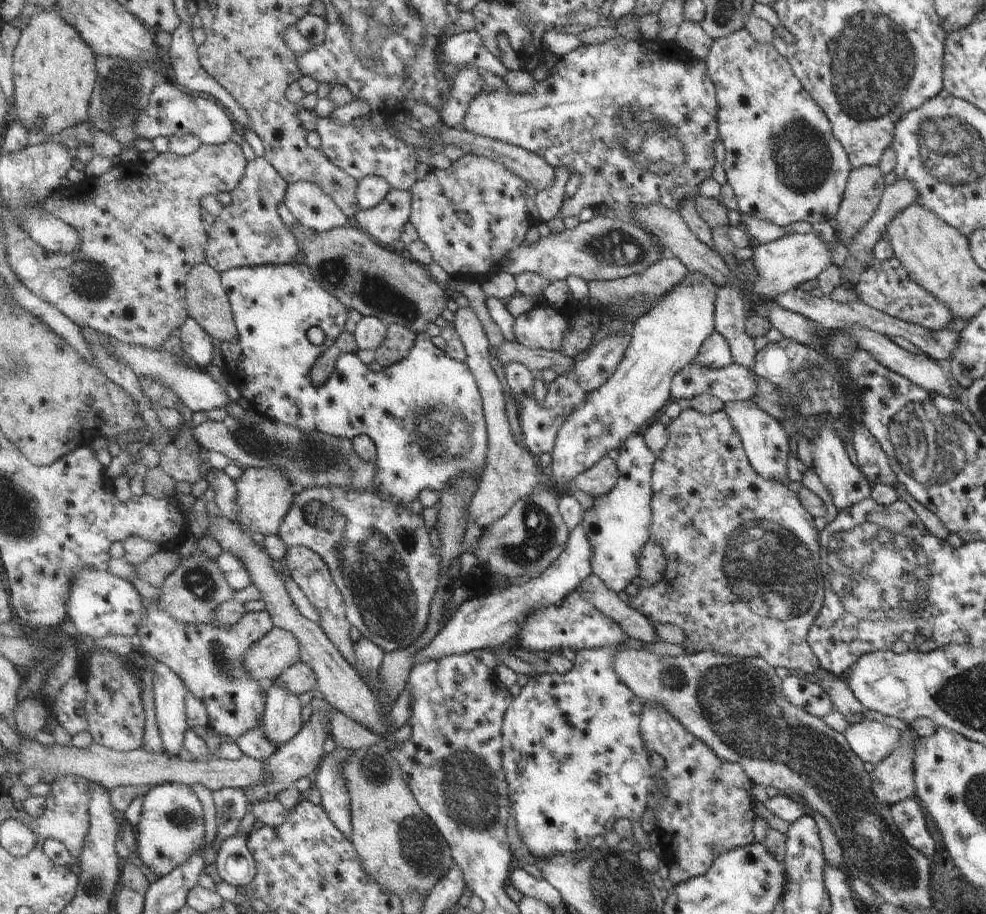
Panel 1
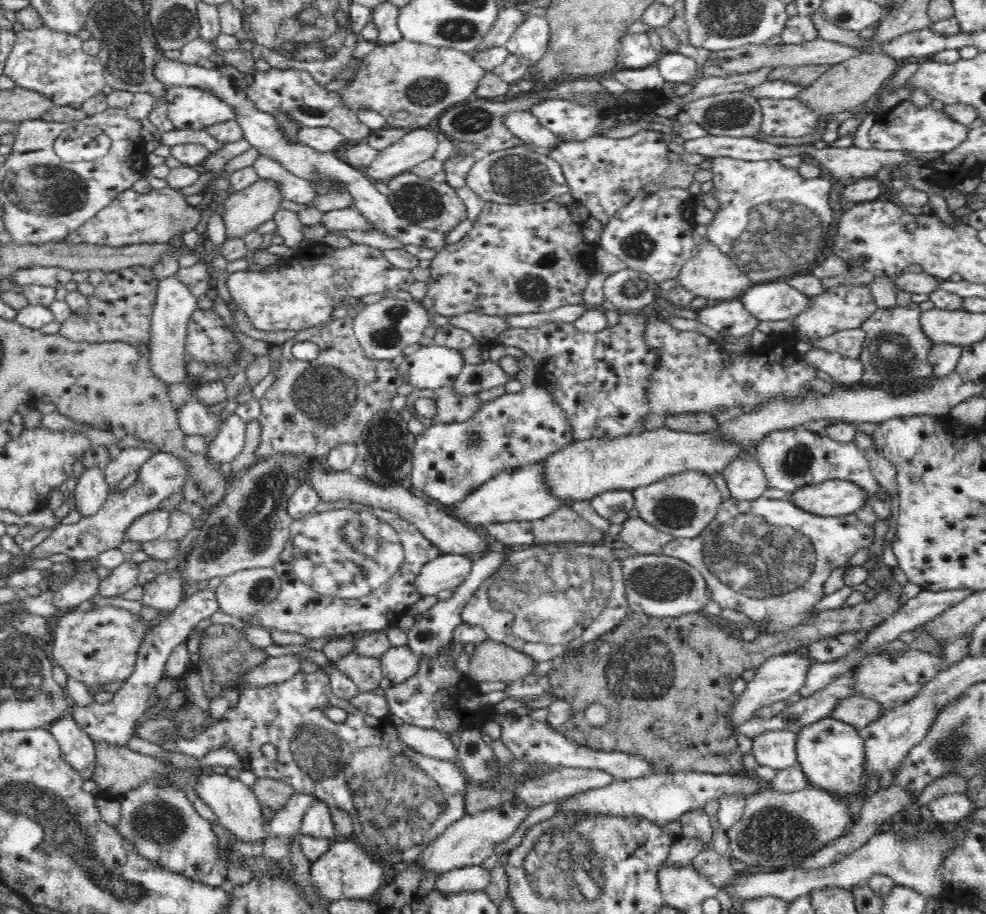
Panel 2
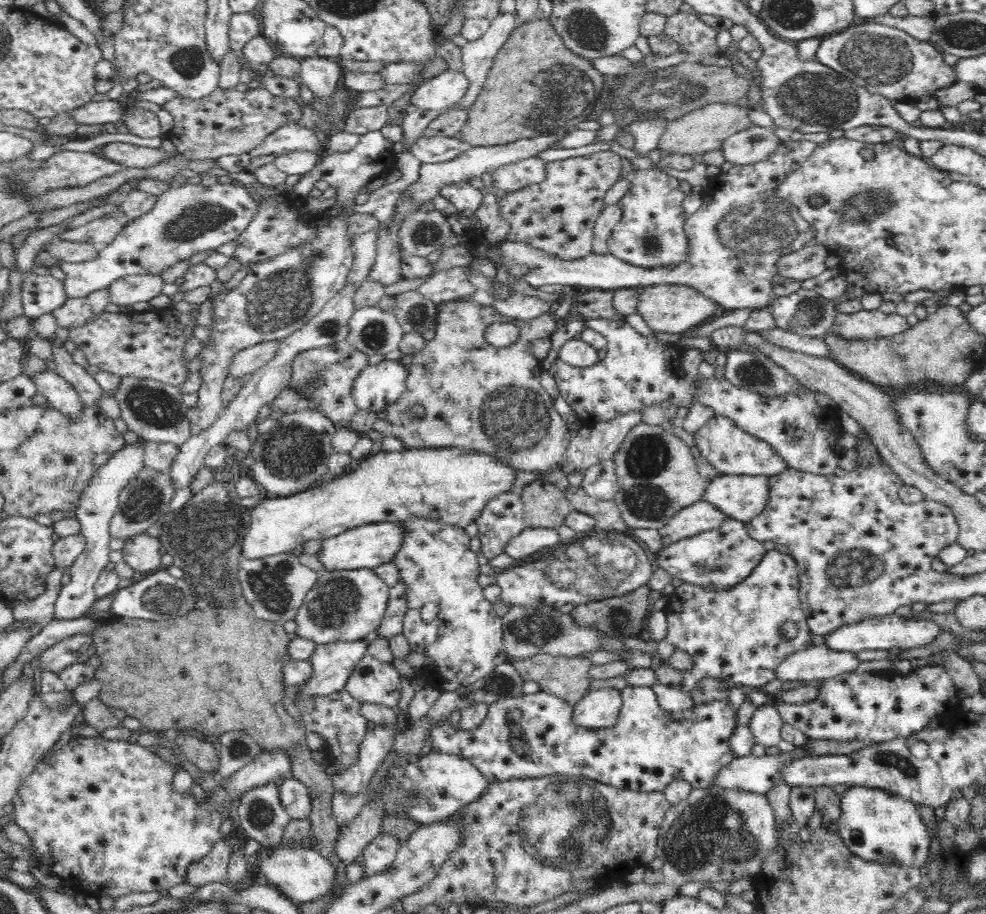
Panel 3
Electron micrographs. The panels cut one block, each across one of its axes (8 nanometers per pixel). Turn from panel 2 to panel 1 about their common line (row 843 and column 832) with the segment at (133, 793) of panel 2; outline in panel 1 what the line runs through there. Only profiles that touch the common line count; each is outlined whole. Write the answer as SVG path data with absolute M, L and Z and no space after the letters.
M741 27L737 32L729 34L725 38L712 41L709 54L705 56L704 60L710 80L715 80L714 91L719 92L719 128L717 130L719 140L721 140L725 150L722 168L725 172L726 182L731 186L731 190L735 195L735 202L737 208L739 208L738 212L745 214L745 216L751 216L751 218L770 222L781 228L798 222L806 222L810 225L814 222L828 222L831 218L834 218L851 169L850 164L841 143L831 134L831 125L825 118L823 111L815 104L809 94L803 90L785 58L777 53L772 44L753 40L744 27Z

